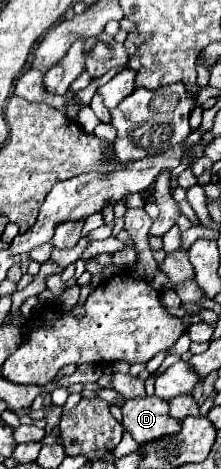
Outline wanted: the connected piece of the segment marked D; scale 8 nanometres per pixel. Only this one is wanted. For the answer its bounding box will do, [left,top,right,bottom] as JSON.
[121,396,181,444]

